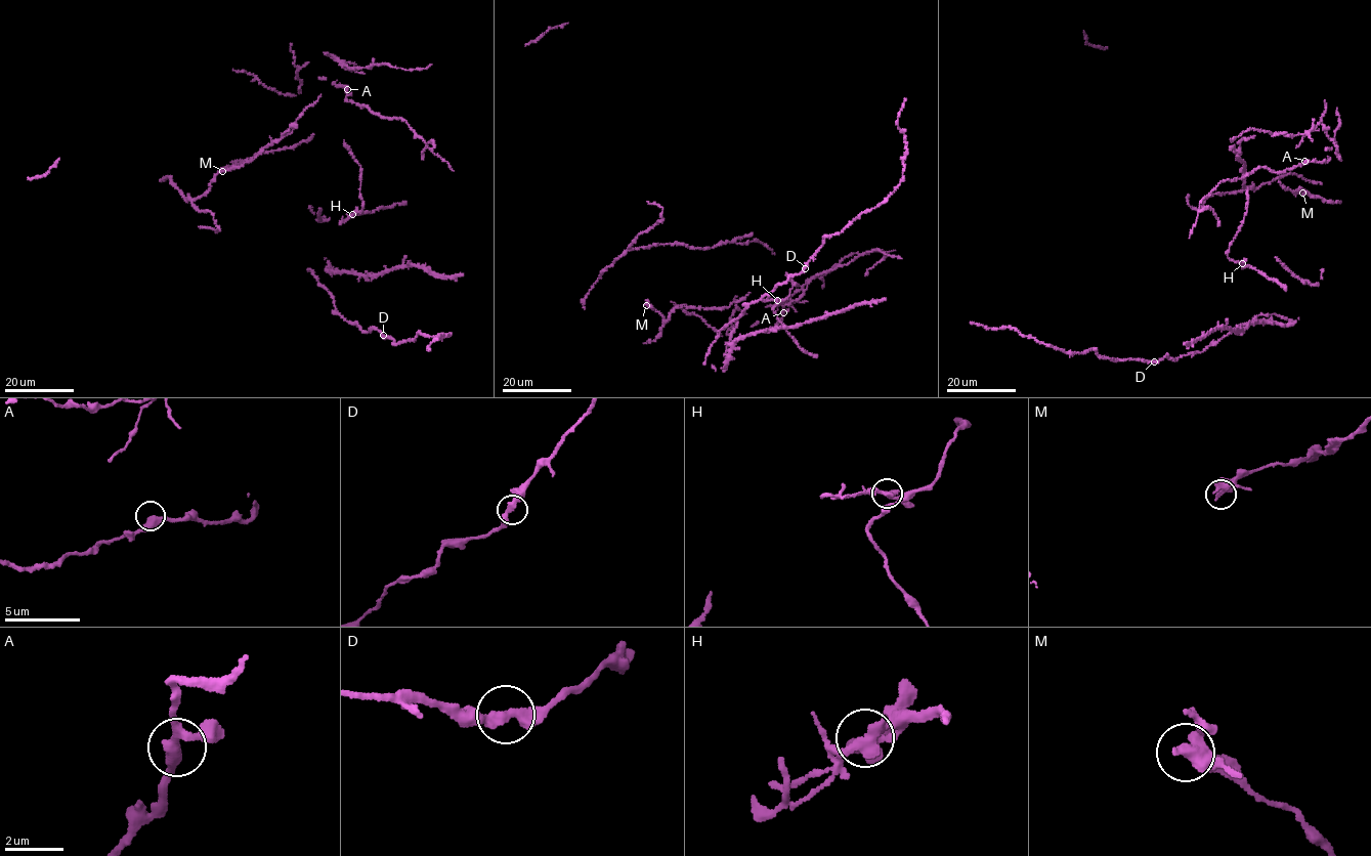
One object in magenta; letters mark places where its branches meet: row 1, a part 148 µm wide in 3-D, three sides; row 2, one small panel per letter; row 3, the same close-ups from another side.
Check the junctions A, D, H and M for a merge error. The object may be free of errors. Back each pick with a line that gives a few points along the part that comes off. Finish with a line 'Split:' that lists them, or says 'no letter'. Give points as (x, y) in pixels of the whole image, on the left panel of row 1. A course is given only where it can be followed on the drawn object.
H: Course of the part to remove: (352, 214), (339, 224)
Split: H

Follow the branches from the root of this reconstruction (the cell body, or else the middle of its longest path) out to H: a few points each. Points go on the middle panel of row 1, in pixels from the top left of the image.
H: (795, 284), (797, 285), (793, 284), (786, 298), (777, 300)

